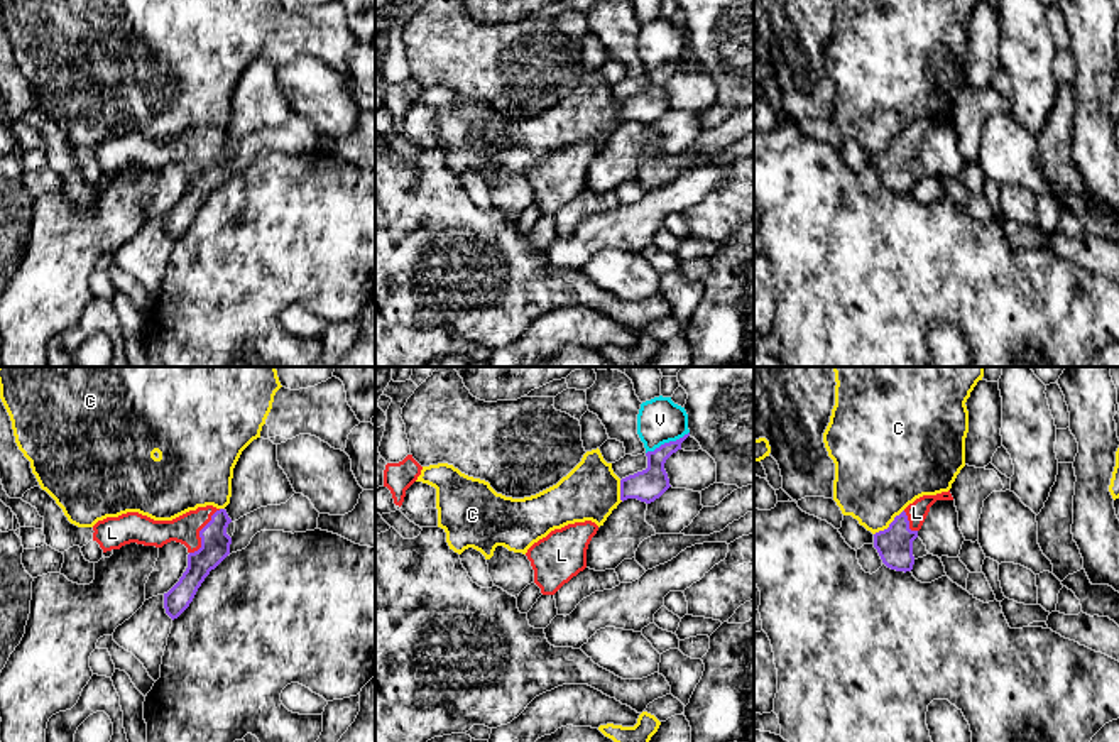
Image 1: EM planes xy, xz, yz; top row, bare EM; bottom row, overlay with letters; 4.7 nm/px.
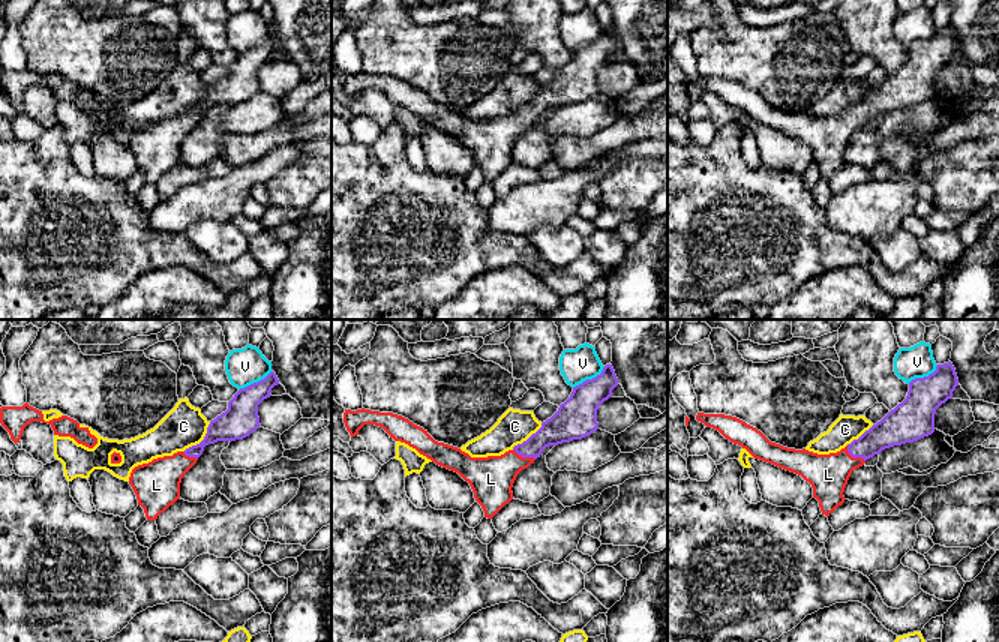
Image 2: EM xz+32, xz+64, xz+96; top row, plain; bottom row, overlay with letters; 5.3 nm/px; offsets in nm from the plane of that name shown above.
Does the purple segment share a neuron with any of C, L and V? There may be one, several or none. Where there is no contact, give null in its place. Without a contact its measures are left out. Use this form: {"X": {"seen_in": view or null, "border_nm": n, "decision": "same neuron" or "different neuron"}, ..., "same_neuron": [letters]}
{"C": {"seen_in": "yz", "border_nm": 190, "decision": "different neuron"}, "L": {"seen_in": "xy", "border_nm": 260, "decision": "same neuron"}, "V": {"seen_in": "xz", "border_nm": 240, "decision": "different neuron"}, "same_neuron": ["L"]}

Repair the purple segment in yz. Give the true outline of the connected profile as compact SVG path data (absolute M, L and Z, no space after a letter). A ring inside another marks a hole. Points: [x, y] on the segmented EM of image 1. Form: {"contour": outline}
{"contour": "M950 490L923 495L896 516L887 529L874 534L874 548L887 568L904 573L913 570L913 541L936 500L953 500L953 497Z"}

